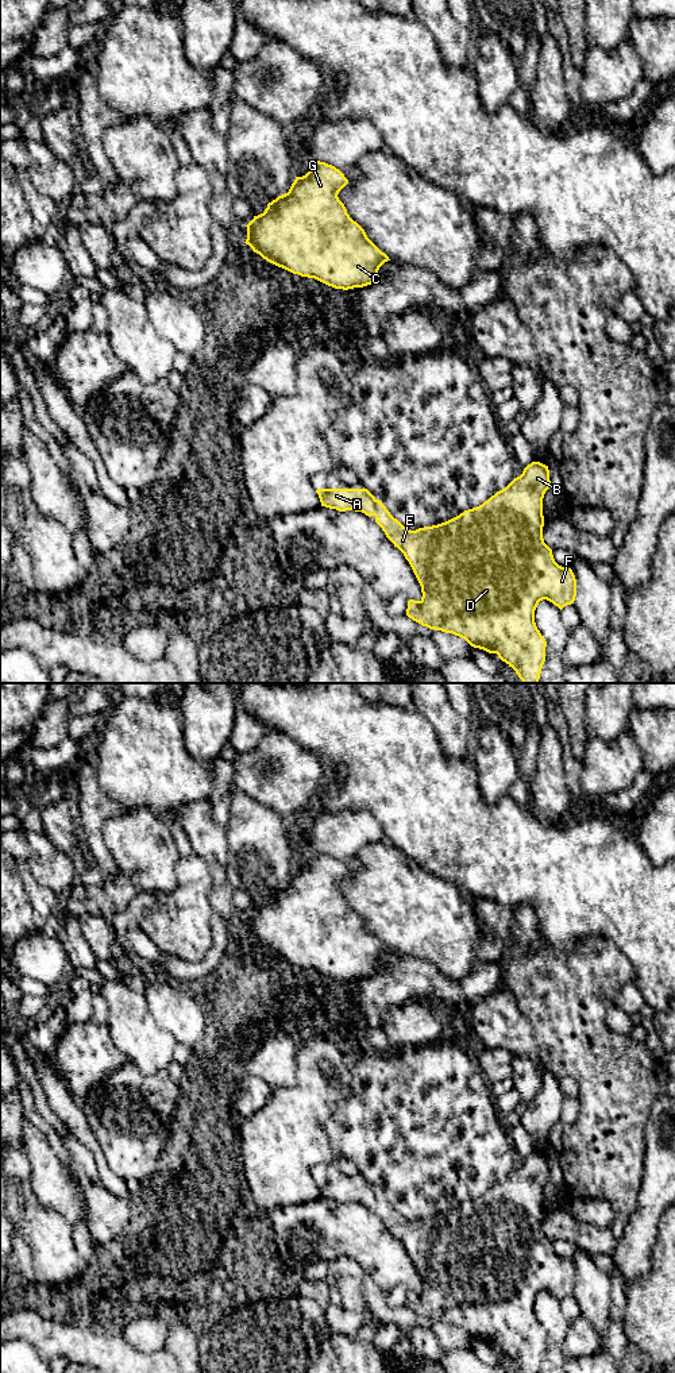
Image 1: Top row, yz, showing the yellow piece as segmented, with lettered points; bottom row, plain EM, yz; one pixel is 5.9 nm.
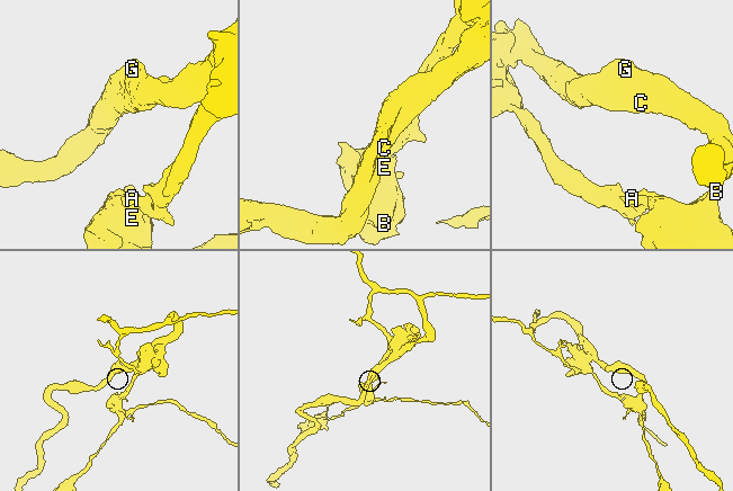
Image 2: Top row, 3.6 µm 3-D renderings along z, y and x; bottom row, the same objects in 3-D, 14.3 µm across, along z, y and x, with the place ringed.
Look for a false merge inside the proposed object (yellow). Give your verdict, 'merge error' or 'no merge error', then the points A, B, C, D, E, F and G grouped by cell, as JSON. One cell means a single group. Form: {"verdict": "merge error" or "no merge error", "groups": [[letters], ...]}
{"verdict": "no merge error", "groups": [["A", "B", "C", "D", "E", "F", "G"]]}

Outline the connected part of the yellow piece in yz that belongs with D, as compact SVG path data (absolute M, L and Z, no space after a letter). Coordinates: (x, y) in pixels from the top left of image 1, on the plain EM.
M540 1153L528 1156L522 1165L505 1180L497 1183L482 1196L464 1202L459 1207L432 1218L410 1222L394 1210L382 1192L367 1180L317 1180L321 1197L339 1203L355 1202L375 1208L386 1229L409 1253L420 1277L420 1292L409 1291L406 1307L429 1320L452 1324L464 1330L471 1338L497 1345L512 1358L522 1373L539 1373L545 1353L547 1332L535 1314L535 1301L540 1292L547 1291L560 1301L574 1295L576 1270L571 1260L559 1257L552 1241L543 1230L543 1189L549 1180L548 1157Z

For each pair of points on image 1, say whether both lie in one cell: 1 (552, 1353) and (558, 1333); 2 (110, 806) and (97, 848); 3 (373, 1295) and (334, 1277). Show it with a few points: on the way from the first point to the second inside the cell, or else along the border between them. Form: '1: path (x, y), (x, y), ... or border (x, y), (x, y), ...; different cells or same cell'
1: path (554, 1348), (555, 1338); same cell
2: path (99, 817), (96, 820), (96, 837); same cell
3: path (369, 1284), (357, 1272), (344, 1272); same cell

